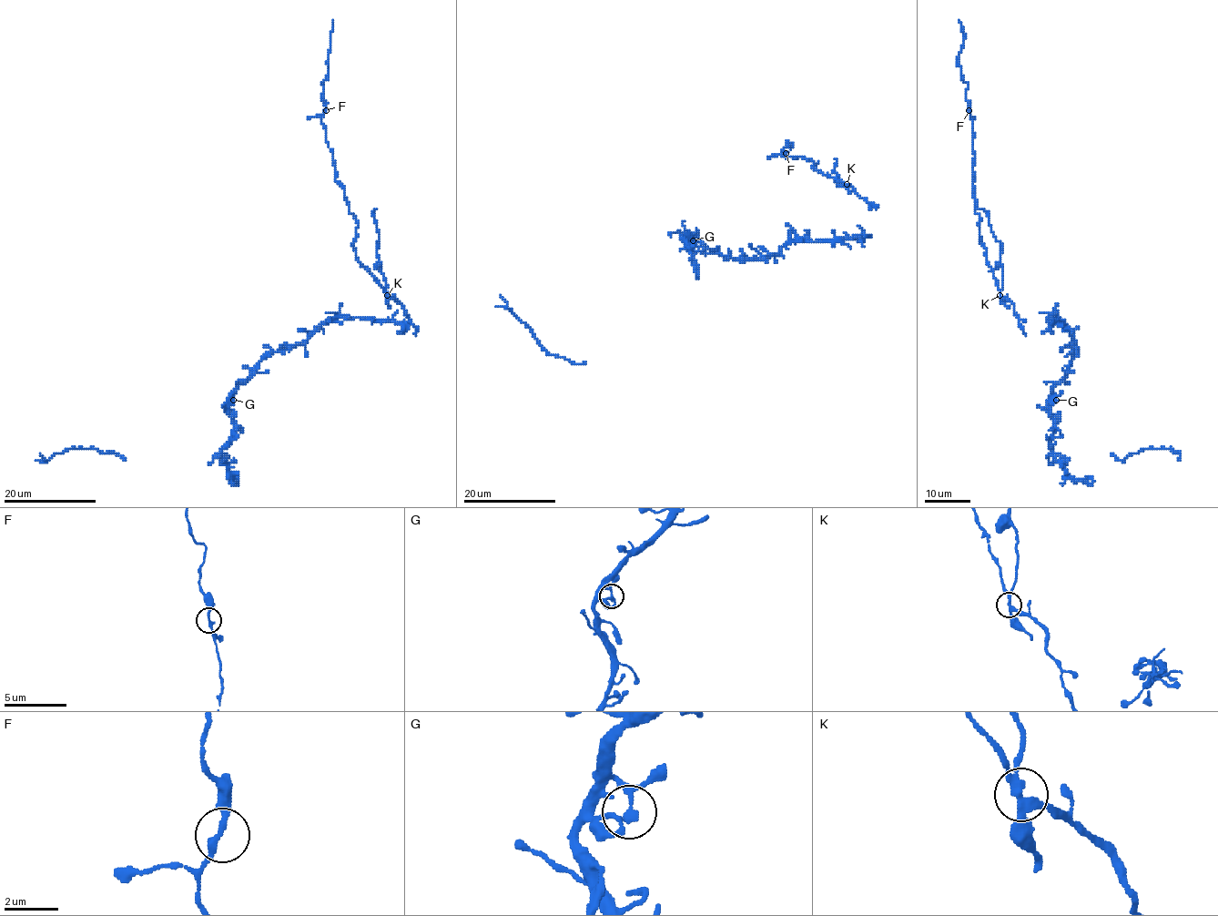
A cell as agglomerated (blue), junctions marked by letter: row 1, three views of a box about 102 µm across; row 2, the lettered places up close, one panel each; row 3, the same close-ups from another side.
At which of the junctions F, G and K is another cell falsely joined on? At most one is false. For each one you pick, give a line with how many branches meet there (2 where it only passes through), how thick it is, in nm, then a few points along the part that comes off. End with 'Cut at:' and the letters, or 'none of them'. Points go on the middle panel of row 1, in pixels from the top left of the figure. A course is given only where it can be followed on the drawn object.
K: Branches: 4. Thickness 220 nm. Course of the part to remove: (847, 184), (846, 187), (837, 186), (837, 174), (834, 172), (836, 158)
Cut at: K

